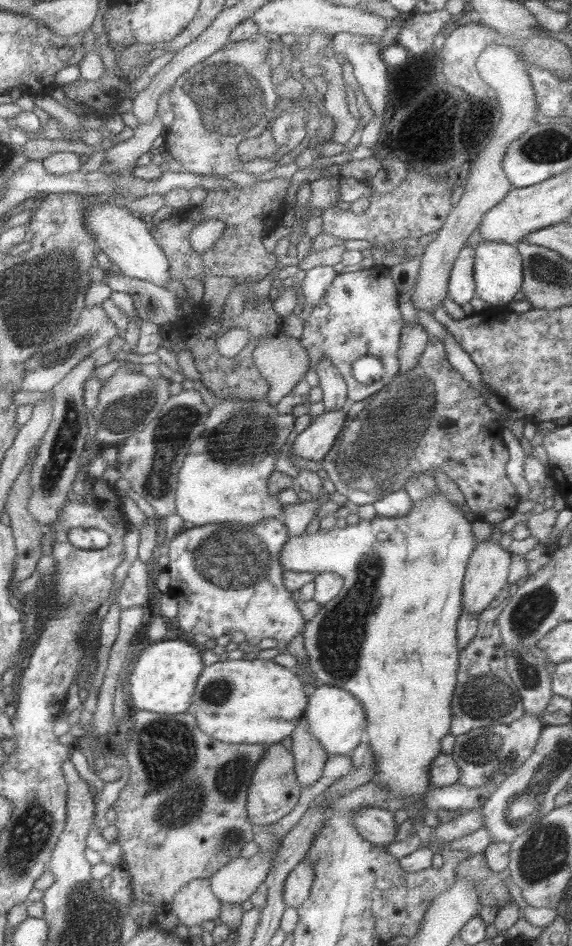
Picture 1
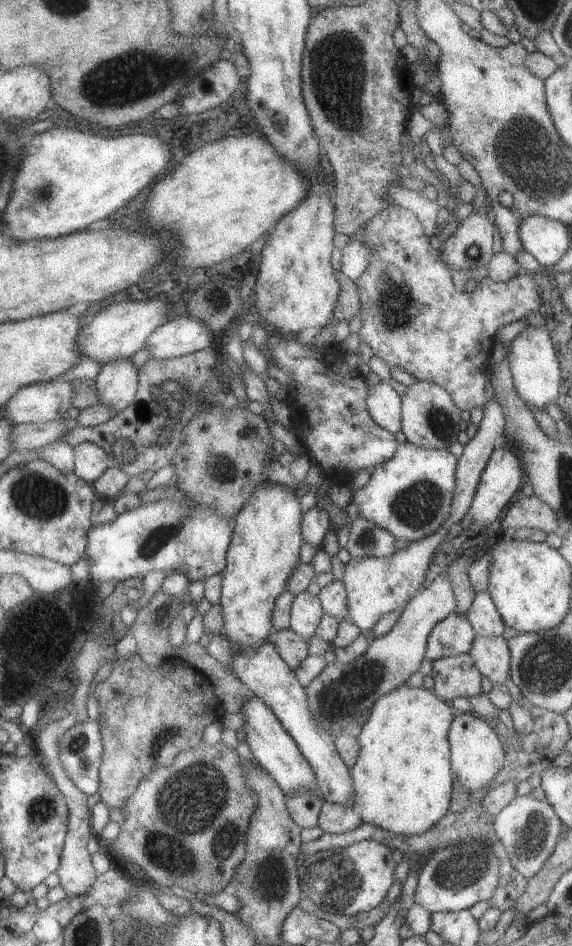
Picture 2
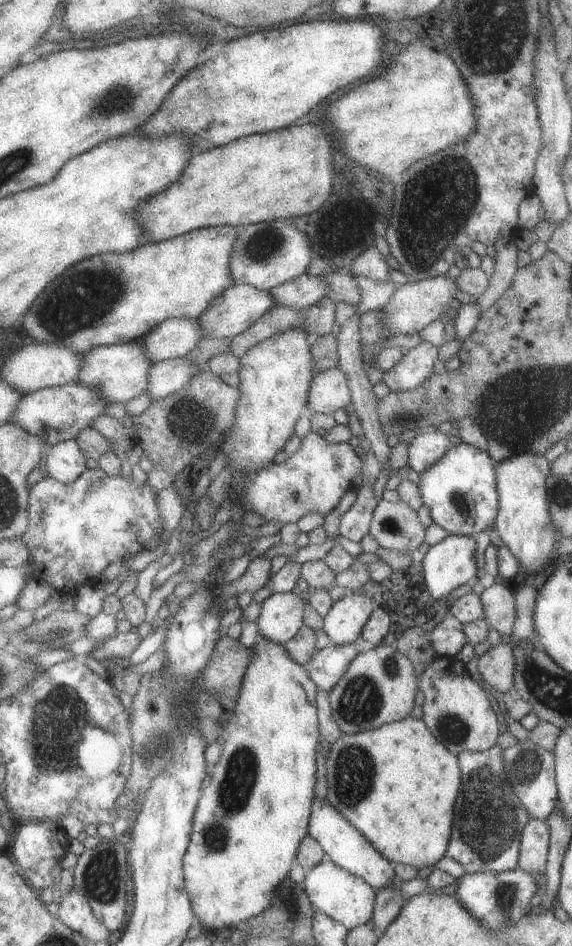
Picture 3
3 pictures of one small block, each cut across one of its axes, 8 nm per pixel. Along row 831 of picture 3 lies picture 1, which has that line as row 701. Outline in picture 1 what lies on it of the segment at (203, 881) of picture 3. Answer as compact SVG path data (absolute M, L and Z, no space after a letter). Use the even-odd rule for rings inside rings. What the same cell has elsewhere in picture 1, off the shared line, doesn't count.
M273 659L217 661L205 667L196 688L194 704L189 712L198 719L203 732L229 744L277 745L281 740L294 735L306 717L310 704L309 691L303 676L293 672L291 668L277 664Z

